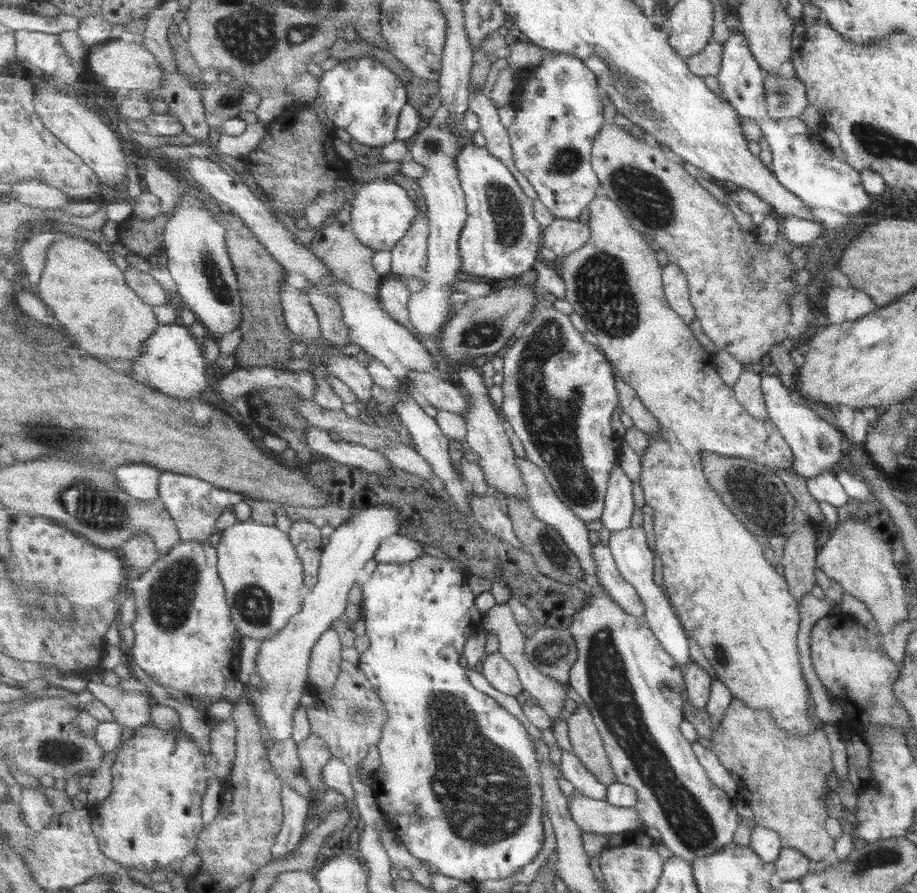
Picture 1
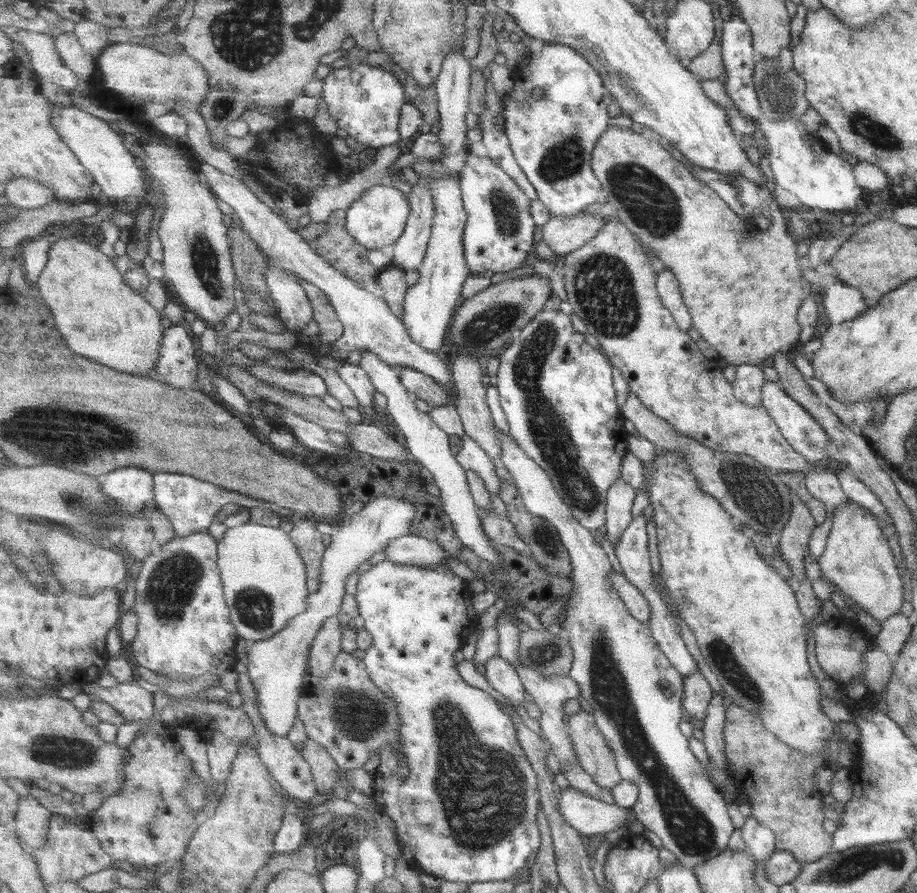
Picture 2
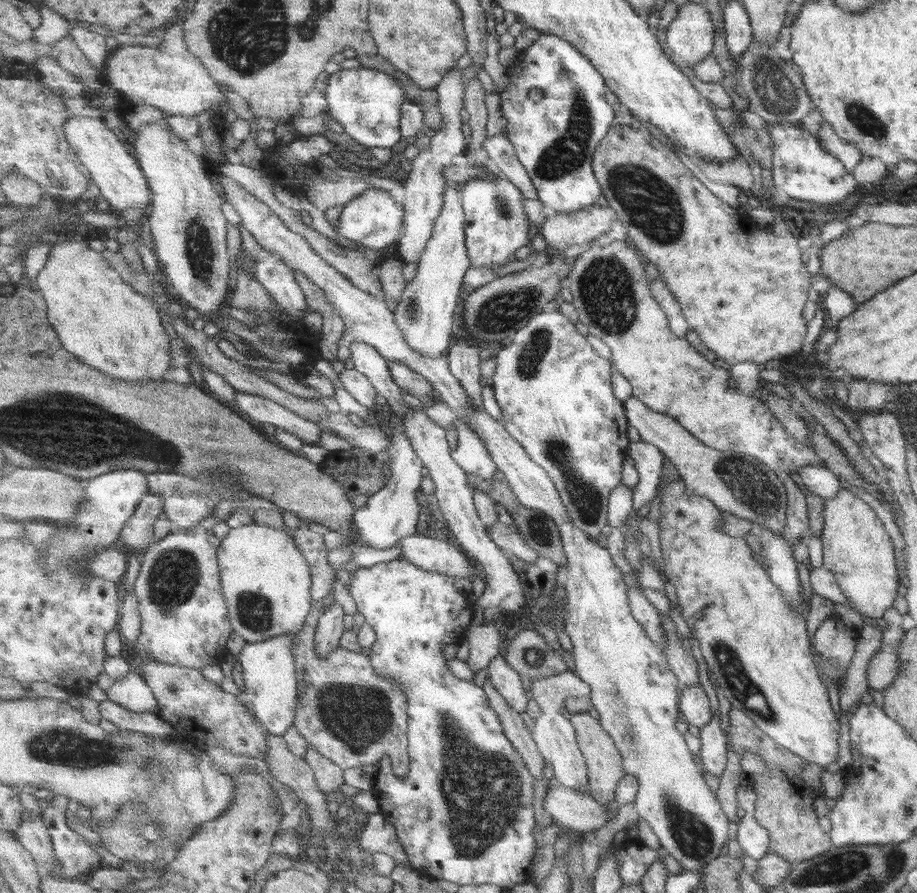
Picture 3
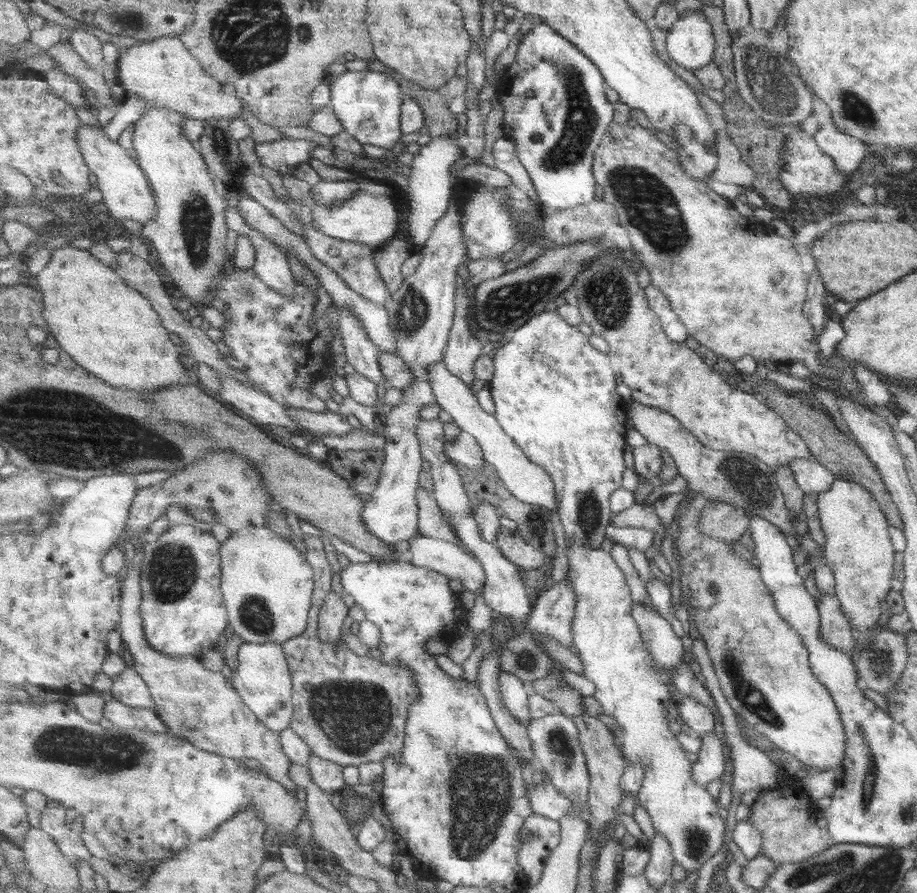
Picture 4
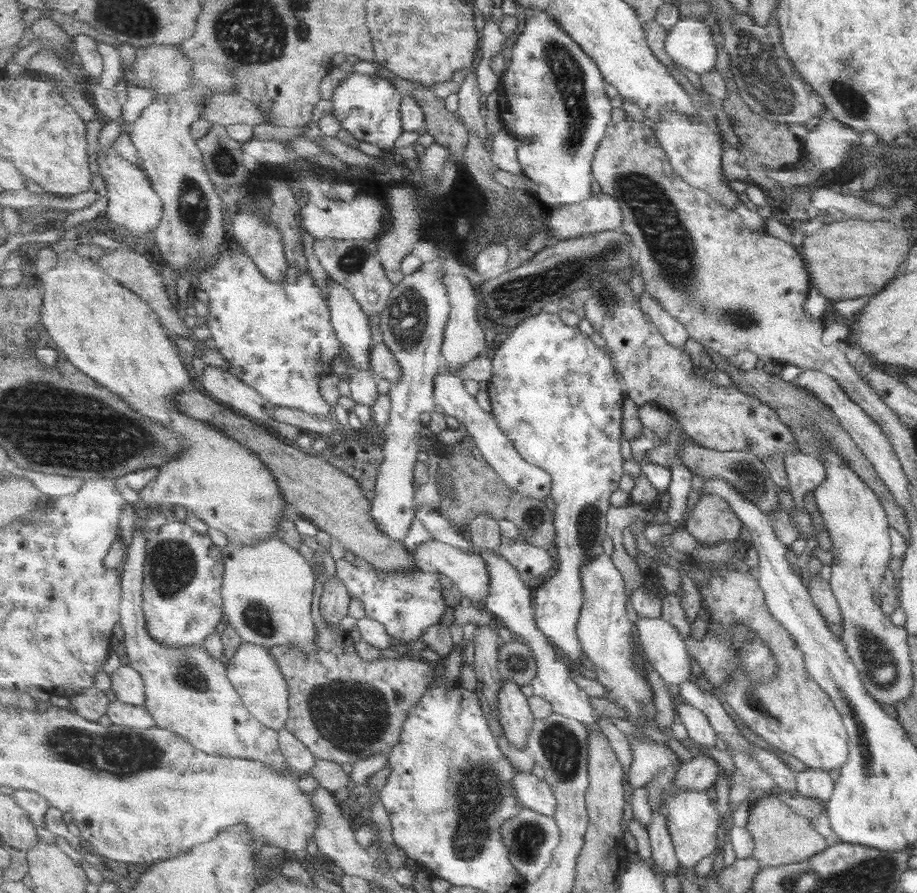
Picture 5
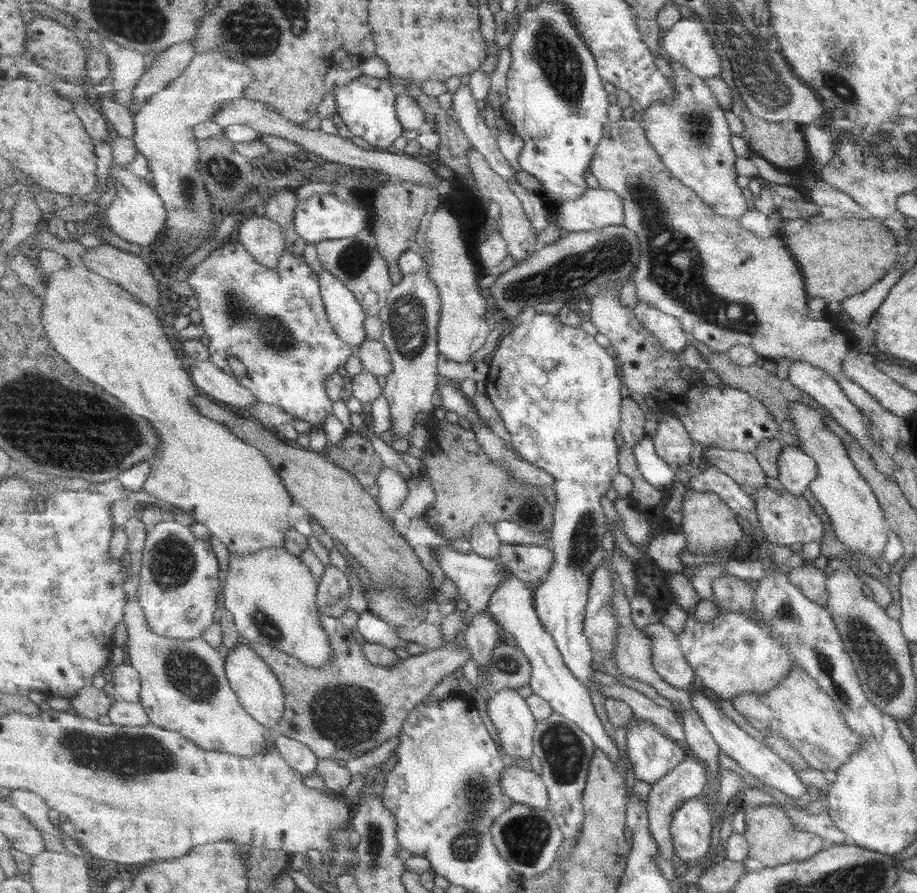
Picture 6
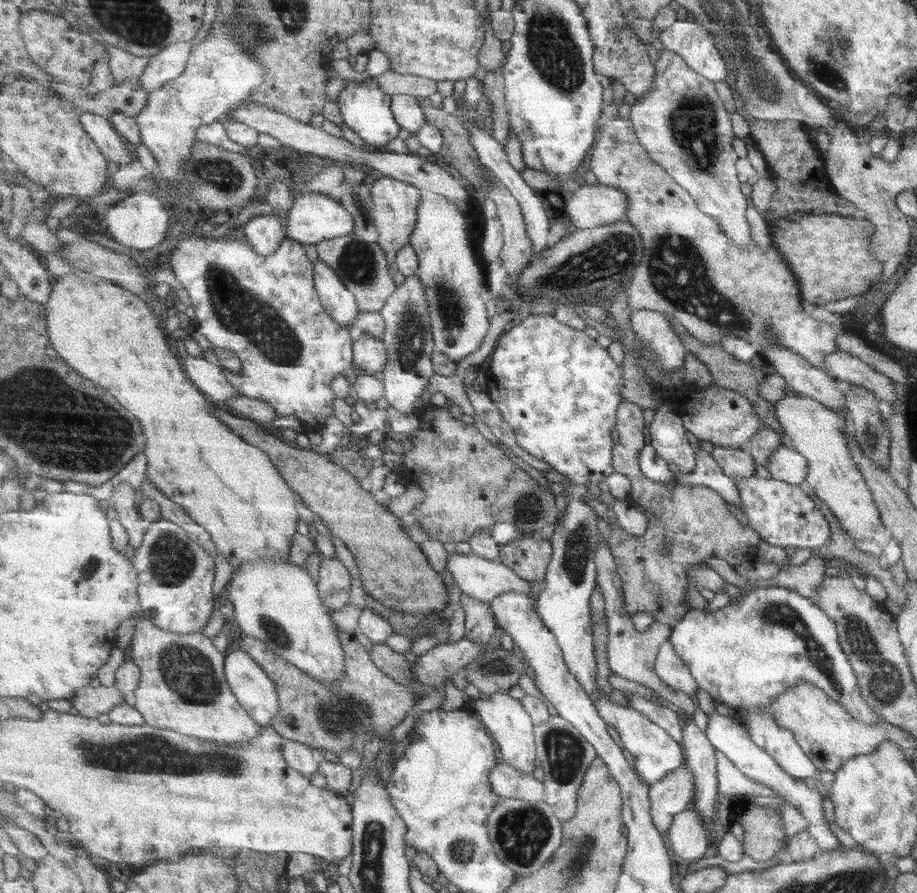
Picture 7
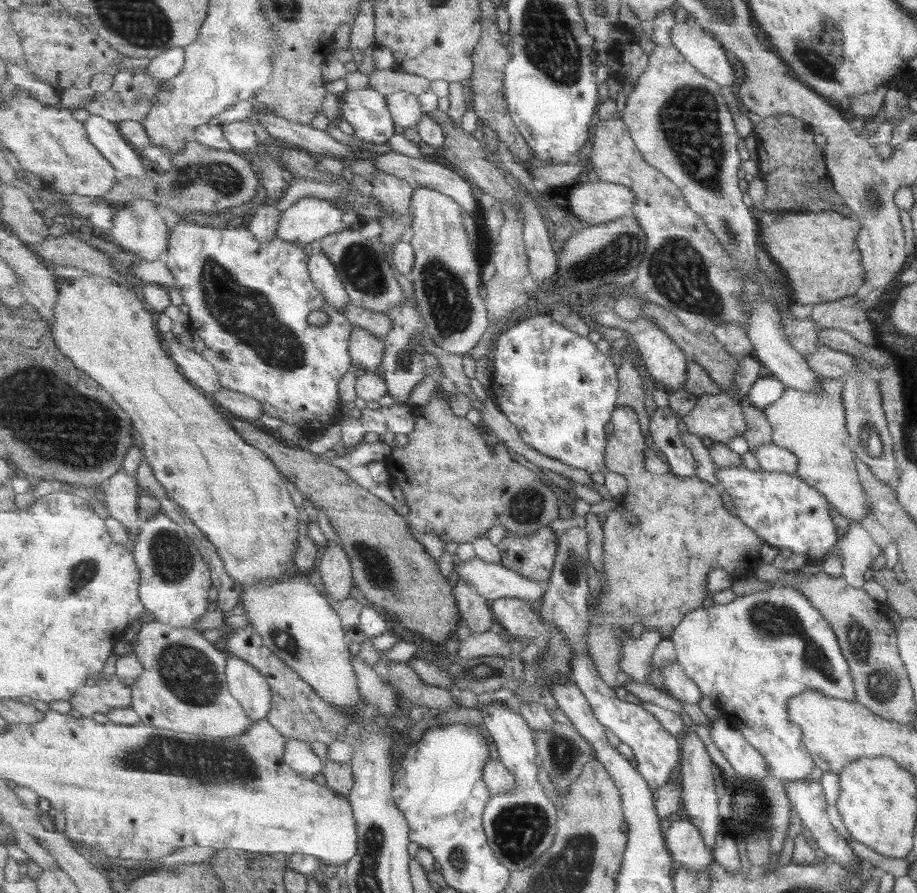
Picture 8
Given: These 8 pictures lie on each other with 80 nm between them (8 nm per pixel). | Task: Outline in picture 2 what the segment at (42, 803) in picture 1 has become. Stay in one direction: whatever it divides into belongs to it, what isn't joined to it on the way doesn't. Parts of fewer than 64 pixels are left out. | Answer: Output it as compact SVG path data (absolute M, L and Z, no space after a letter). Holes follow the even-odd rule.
M27 795L20 798L20 806L15 821L15 831L28 849L38 849L46 845L51 812L43 808L37 798Z

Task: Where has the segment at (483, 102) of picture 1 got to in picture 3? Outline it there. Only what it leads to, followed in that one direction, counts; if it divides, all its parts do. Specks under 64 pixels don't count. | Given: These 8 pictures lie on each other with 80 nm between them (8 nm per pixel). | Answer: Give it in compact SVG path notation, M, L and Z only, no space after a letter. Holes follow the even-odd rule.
M505 131L487 137L484 149L489 156L490 164L501 171L501 174L510 182L513 182L521 190L523 196L527 199L539 200L537 188L523 163L517 158L514 144Z

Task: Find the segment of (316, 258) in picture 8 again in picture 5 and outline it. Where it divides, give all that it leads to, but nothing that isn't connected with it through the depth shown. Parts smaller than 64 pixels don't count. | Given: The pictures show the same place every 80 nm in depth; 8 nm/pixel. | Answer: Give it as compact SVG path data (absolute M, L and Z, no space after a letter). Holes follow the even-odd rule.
M327 277L328 305L331 324L342 341L342 348L351 358L356 370L372 371L370 352L374 340L370 316L367 315L353 293L342 284Z

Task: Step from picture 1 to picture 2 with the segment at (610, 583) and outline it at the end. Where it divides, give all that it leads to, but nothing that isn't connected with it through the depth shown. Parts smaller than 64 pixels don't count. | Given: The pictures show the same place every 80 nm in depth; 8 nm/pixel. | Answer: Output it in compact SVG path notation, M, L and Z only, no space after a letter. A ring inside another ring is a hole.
M611 571L610 577L614 581L614 588L618 589L619 596L630 609L630 613L639 621L648 624L652 615L651 605L647 598L643 596L641 590L632 582L629 582L624 574Z

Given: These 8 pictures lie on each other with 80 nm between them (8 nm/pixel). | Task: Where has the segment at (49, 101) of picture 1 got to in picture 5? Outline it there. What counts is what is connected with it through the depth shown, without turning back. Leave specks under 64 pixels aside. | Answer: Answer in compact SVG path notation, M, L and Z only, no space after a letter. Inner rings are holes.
M113 147L108 148L104 155L96 158L95 162L98 172L103 174L108 192L106 195L108 209L104 215L111 222L120 226L123 233L127 233L135 239L158 228L163 220L164 205L157 192L152 188L146 171L138 163L131 163L125 158L121 158L121 154Z

